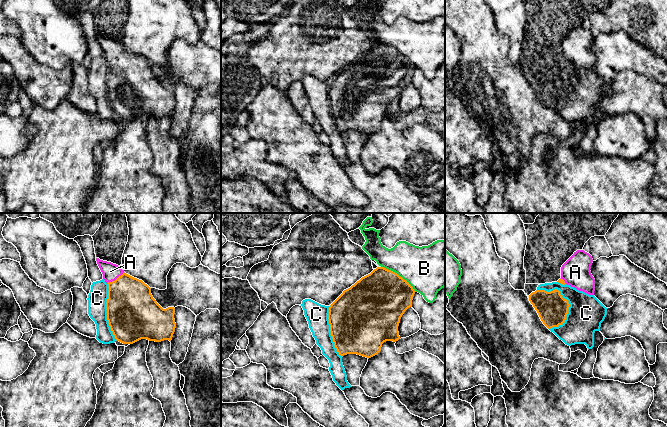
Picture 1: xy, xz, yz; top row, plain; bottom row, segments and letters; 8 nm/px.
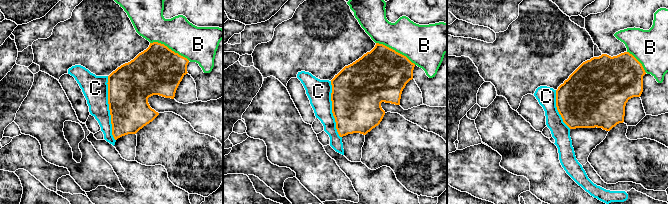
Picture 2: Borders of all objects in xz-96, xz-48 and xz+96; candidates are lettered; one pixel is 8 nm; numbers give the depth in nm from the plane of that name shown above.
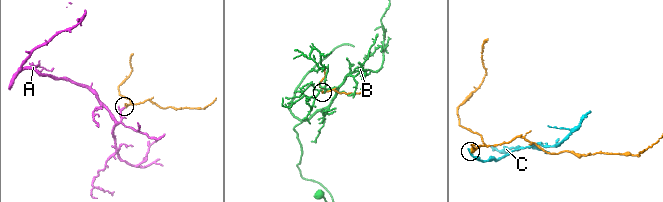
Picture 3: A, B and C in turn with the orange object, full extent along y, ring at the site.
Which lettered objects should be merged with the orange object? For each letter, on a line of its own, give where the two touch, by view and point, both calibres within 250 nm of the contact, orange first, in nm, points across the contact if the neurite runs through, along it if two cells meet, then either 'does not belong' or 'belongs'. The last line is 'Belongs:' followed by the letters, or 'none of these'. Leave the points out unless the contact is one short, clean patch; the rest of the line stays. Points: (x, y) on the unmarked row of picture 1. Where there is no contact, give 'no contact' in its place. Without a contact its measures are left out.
A: xy (116, 55) | 380/140 nm | across xy (130, 82), (124, 65), (116, 55), (110, 47) | belongs
B: xz (398, 51) | 440/380 nm | does not belong
C: yz (563, 74) | 240/280 nm | does not belong
Belongs: A

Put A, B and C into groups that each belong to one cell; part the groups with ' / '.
A / B / C

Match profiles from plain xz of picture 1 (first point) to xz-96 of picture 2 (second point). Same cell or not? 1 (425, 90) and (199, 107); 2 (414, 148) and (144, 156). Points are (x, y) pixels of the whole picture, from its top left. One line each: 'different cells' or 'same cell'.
1: different cells
2: same cell

